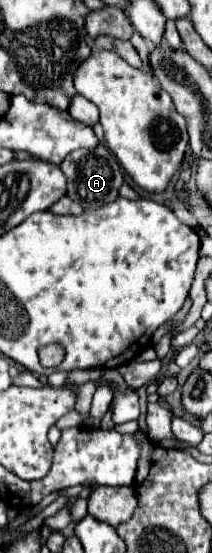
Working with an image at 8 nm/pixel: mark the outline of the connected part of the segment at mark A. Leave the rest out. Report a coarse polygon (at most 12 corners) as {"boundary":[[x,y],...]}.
{"boundary":[[103,144],[59,164],[67,196],[97,210],[119,196],[123,168]]}

